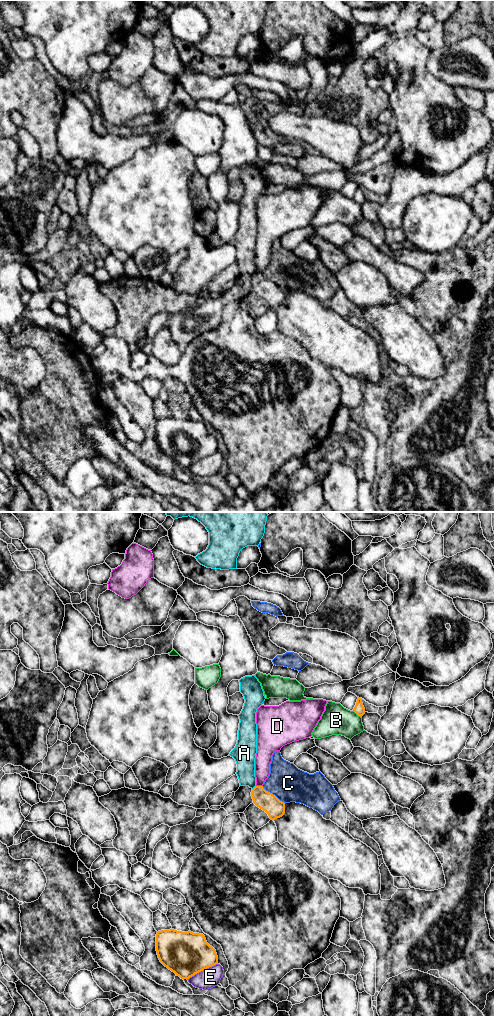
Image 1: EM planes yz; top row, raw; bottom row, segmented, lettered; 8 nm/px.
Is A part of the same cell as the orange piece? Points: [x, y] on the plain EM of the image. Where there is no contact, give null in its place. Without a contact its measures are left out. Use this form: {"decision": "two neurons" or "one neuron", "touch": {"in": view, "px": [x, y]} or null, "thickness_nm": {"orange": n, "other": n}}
{"decision": "two neurons", "touch": {"in": "yz", "px": [254, 275]}, "thickness_nm": {"orange": 150, "other": 160}}

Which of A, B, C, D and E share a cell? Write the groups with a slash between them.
A / B / C / D / E

